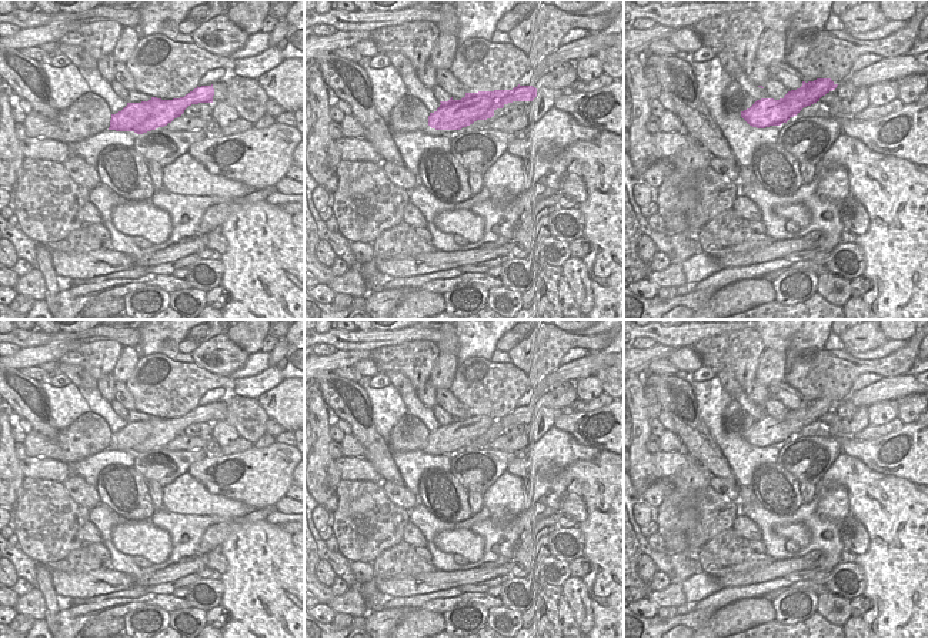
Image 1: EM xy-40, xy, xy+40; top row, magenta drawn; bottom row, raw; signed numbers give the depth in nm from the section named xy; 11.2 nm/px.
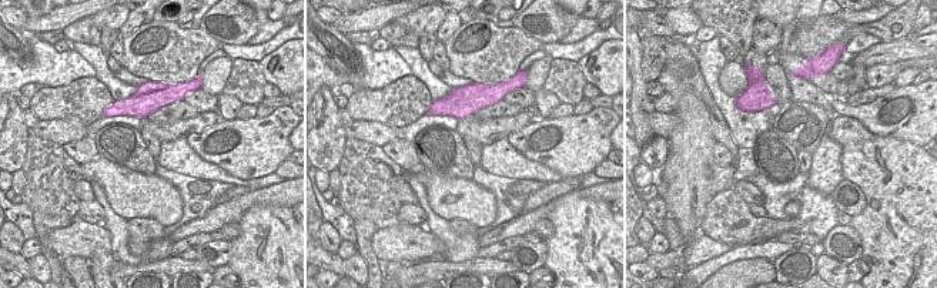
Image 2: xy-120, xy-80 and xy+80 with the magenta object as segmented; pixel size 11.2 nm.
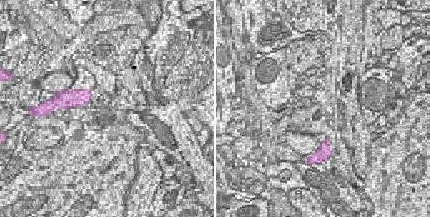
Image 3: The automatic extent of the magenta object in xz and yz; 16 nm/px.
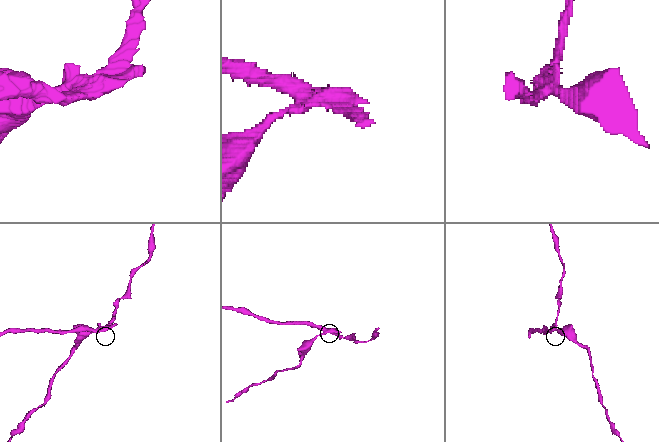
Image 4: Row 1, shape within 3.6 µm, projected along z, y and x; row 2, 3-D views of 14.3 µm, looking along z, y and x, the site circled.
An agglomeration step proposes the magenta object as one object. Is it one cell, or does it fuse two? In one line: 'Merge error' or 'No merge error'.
Merge error.

